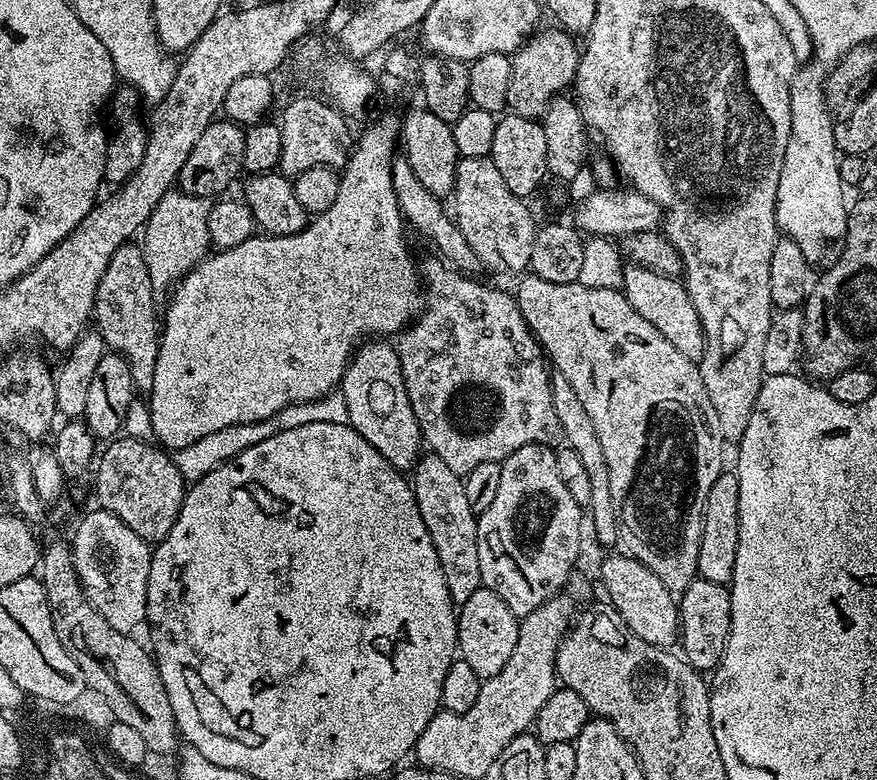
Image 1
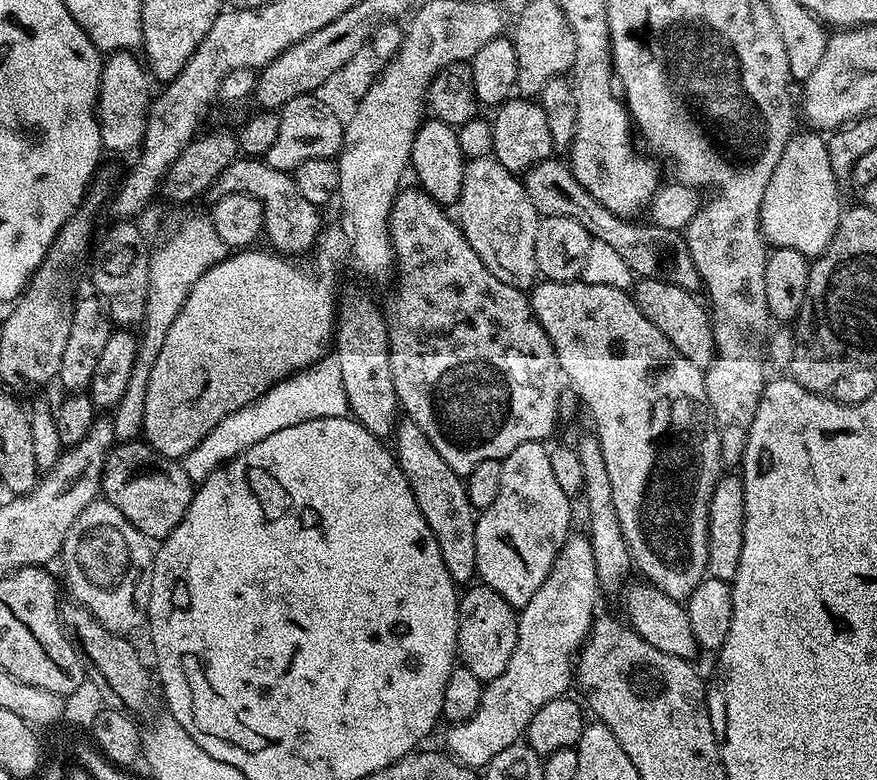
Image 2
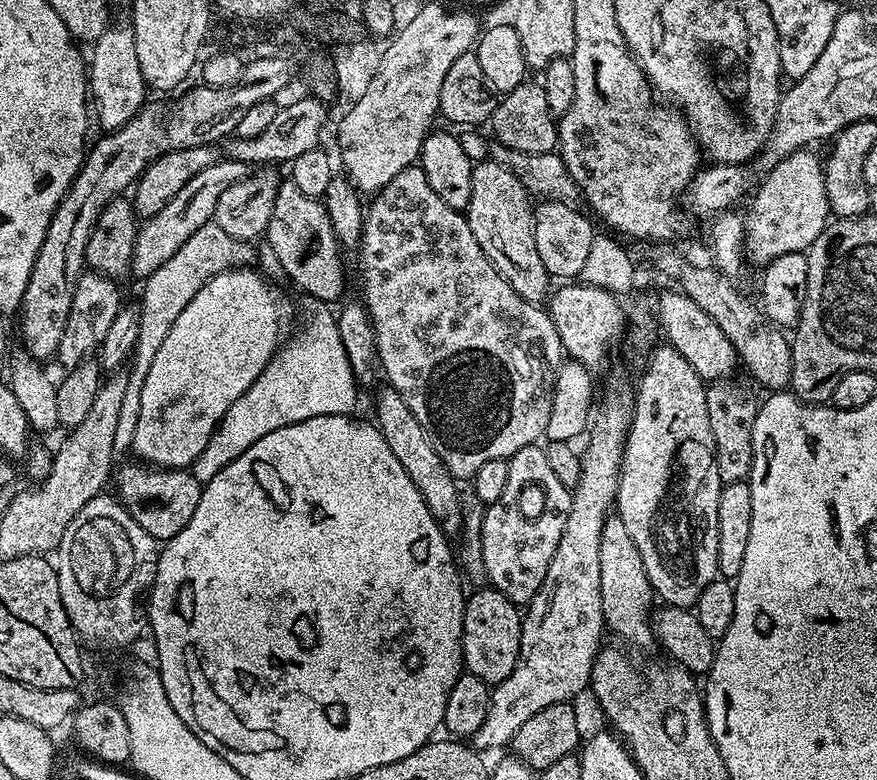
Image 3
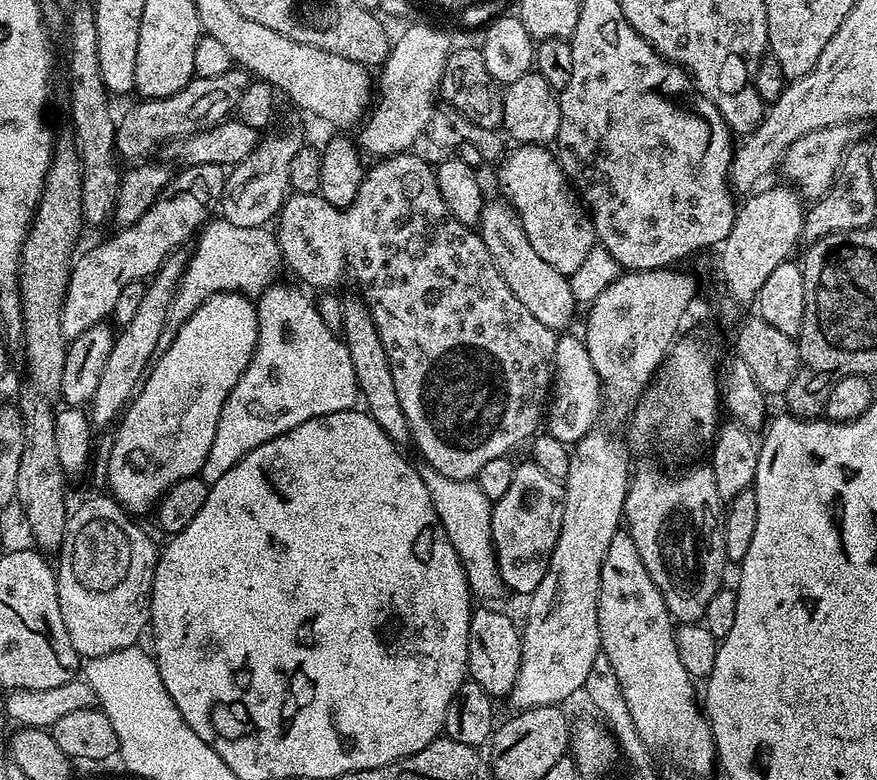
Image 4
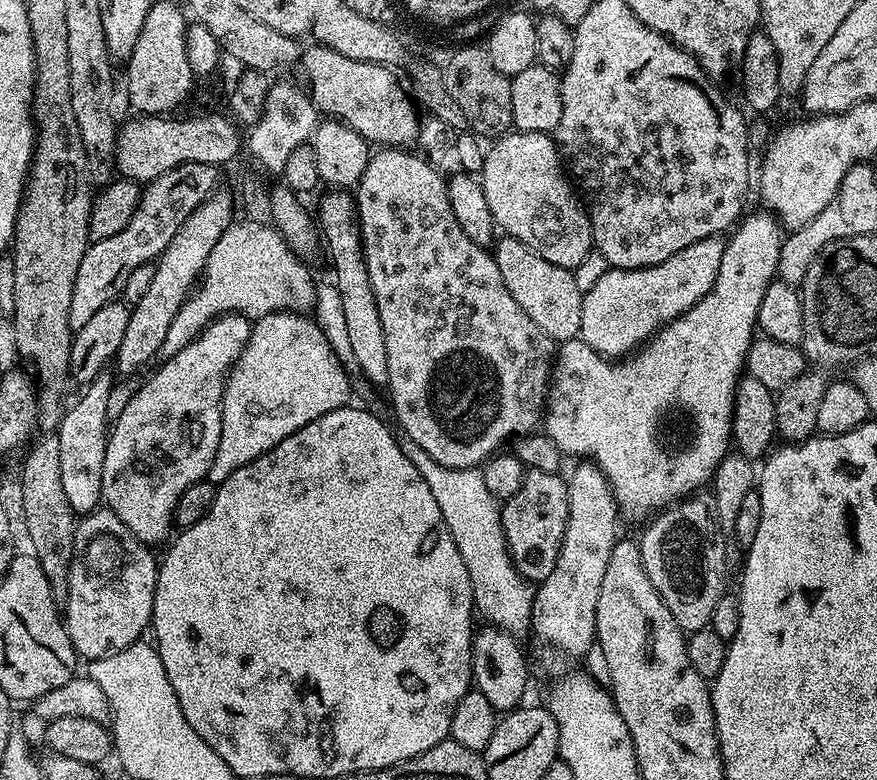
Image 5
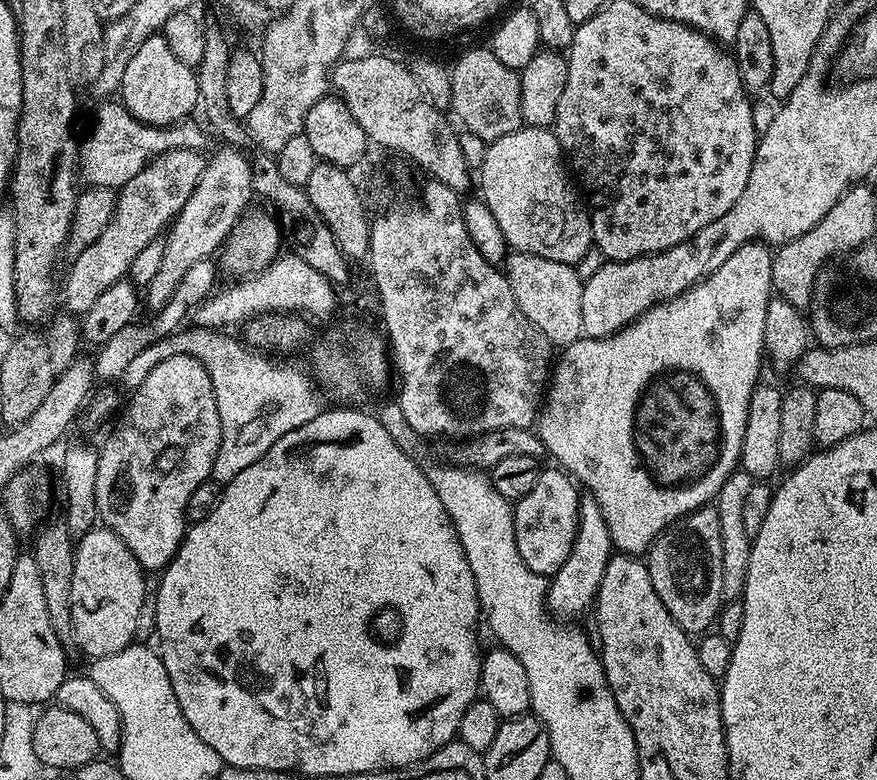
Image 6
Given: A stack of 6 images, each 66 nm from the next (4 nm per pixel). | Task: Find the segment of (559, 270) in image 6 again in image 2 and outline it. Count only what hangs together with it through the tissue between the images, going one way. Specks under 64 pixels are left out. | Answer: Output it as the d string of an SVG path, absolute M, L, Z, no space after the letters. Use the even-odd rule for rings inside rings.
M495 155L468 160L462 174L462 194L458 201L458 223L466 242L474 246L474 254L506 286L528 290L537 283L535 242L540 237L542 217L534 210L534 202L524 189L524 181L517 173L506 170Z

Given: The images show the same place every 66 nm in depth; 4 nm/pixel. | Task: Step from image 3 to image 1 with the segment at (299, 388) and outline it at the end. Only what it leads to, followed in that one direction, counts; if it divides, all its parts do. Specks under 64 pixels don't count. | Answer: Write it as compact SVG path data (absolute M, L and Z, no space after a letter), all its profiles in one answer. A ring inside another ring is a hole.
M329 394L320 396L316 400L308 400L304 404L289 404L281 412L265 420L226 426L226 430L217 430L215 434L206 434L206 438L198 438L198 442L194 442L191 446L175 449L174 459L178 466L178 474L182 474L182 478L186 482L201 480L206 478L206 474L210 474L210 470L218 470L218 466L230 462L230 458L242 454L242 450L250 450L250 446L258 446L258 442L270 438L275 432L294 430L294 426L306 426L310 422L347 424L348 411L343 395Z

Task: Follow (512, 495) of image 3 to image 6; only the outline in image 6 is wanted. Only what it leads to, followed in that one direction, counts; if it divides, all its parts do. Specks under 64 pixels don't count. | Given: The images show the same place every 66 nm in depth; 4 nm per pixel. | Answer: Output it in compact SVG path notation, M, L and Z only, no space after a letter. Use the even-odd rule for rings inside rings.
M545 467L541 471L530 494L515 501L512 510L514 542L518 546L518 554L527 568L545 578L555 576L566 562L566 558L570 558L570 550L574 546L574 538L580 525L582 499L577 481L559 467L551 467Z

